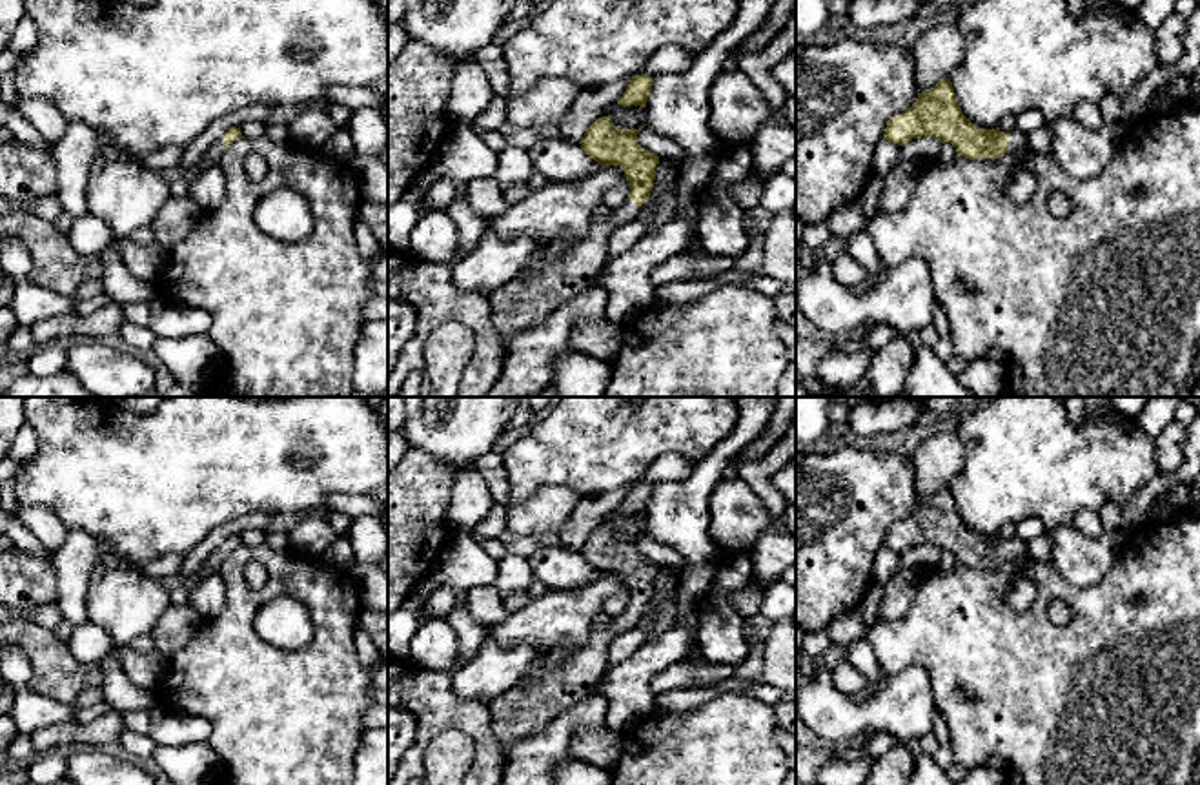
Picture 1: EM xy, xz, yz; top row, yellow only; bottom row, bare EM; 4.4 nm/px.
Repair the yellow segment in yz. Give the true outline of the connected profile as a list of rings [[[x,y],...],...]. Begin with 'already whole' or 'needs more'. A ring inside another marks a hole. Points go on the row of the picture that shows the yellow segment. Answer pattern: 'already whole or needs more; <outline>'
needs more; [[[941,78],[931,91],[918,93],[916,102],[901,115],[894,115],[885,127],[883,140],[898,146],[912,138],[932,137],[951,142],[965,158],[1000,158],[1007,151],[1029,149],[1025,133],[981,129],[961,111],[951,78]]]

